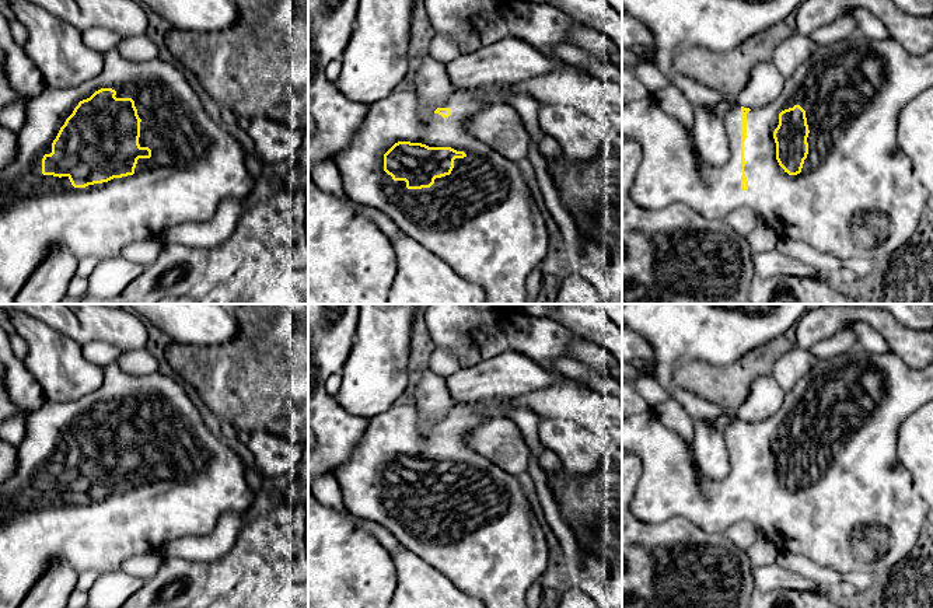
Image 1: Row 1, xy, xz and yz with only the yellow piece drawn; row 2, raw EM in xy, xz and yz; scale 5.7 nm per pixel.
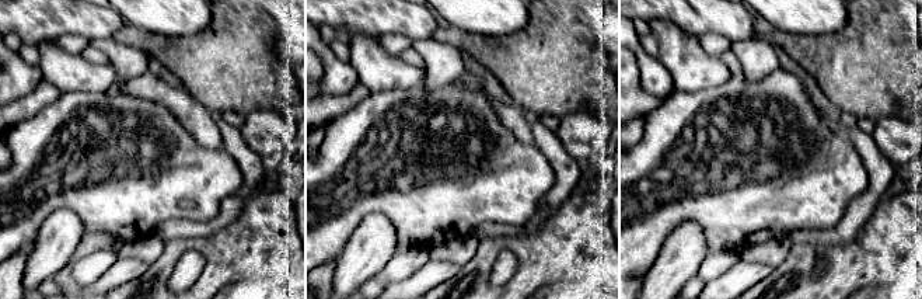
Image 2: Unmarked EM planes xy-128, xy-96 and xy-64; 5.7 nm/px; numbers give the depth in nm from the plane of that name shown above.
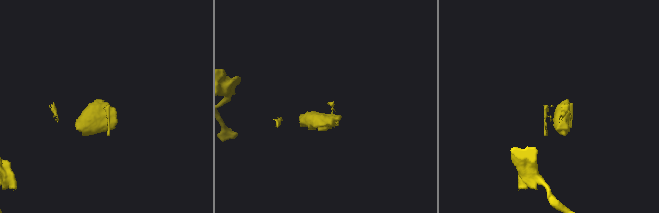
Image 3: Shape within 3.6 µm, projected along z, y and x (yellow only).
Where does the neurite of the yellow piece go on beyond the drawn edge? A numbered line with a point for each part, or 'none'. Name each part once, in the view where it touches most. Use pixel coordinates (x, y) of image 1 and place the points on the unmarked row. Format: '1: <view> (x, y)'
1: xy (195, 478)

